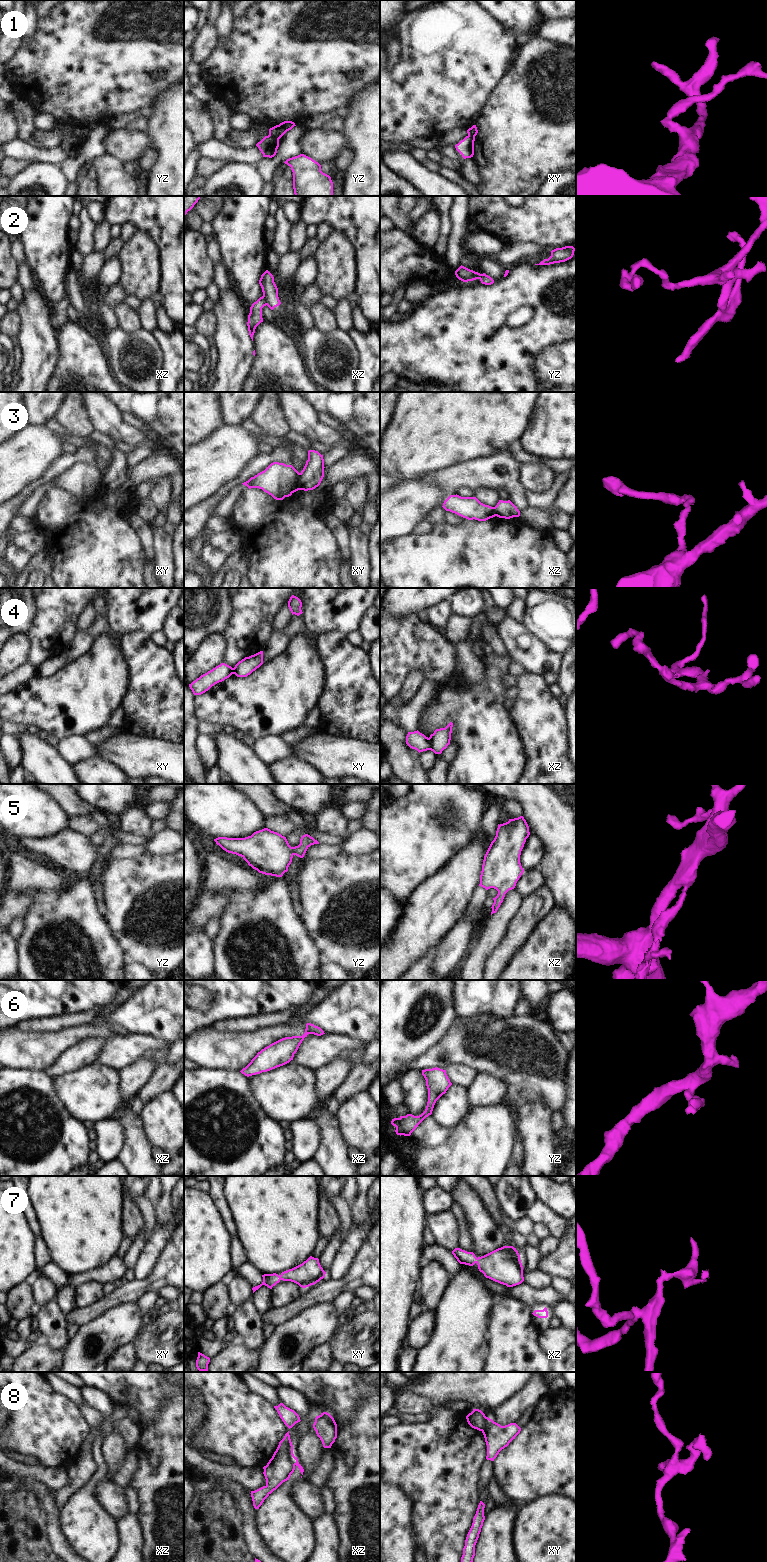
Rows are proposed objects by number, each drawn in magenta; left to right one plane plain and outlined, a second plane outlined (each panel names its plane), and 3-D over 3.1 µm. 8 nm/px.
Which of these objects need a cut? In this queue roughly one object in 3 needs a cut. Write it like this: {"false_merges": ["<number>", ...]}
{"false_merges": ["1", "2", "3", "4", "8"]}

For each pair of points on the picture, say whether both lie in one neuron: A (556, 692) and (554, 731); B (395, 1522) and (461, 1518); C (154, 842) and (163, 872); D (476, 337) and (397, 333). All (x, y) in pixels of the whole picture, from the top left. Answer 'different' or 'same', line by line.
A: different
B: different
C: different
D: same

